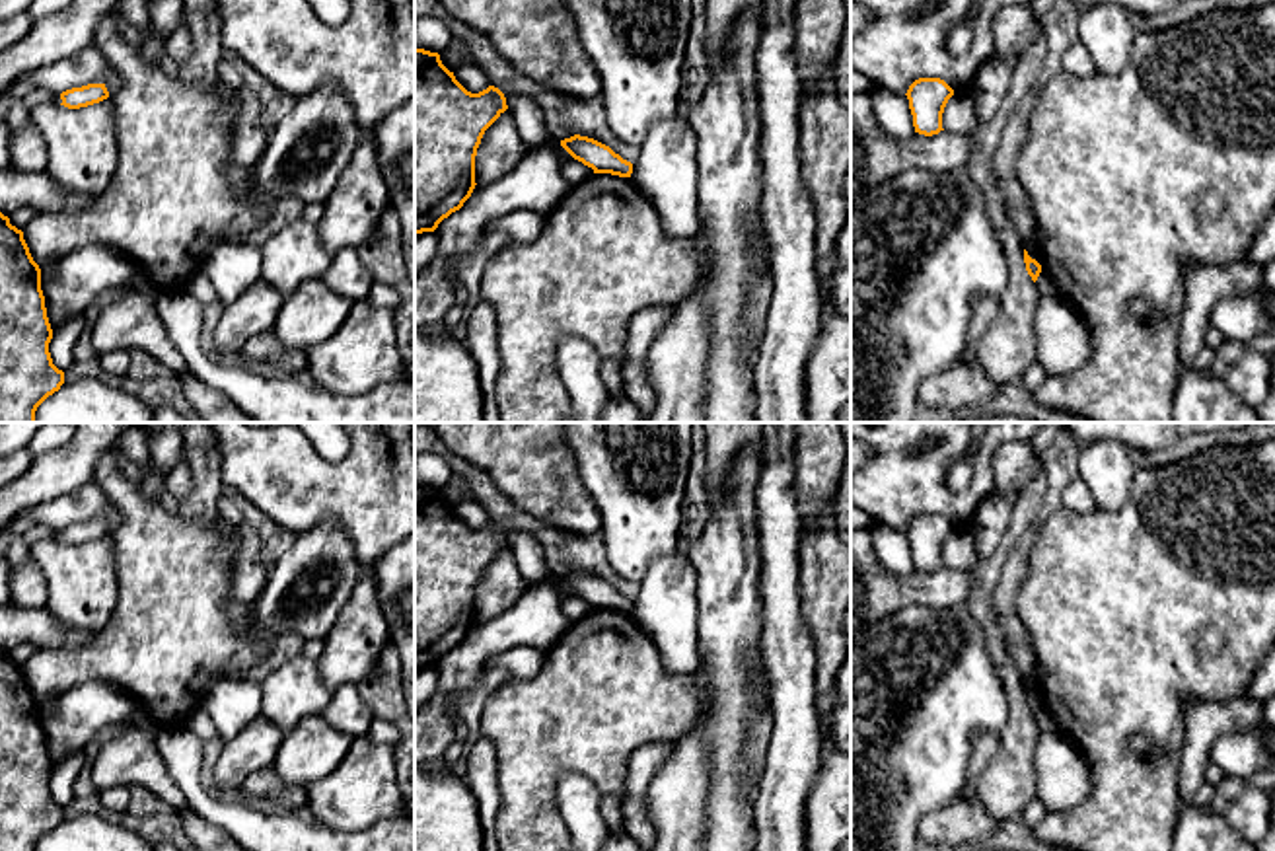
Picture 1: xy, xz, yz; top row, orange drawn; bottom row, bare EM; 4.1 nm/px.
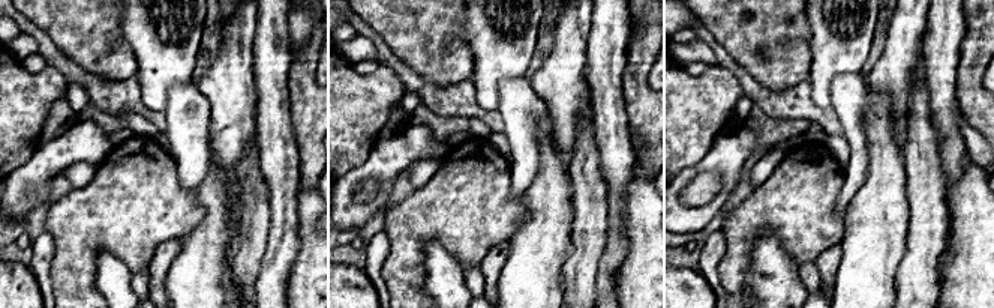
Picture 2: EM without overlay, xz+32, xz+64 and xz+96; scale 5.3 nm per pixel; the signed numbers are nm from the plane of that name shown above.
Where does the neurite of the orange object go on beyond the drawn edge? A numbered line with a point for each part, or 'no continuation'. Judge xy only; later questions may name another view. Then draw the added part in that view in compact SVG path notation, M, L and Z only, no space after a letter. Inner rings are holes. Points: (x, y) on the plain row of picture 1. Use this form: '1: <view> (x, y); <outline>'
no continuation

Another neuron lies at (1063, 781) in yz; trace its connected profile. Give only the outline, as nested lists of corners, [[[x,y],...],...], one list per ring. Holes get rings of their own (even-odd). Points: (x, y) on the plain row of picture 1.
[[[1039,732],[1034,765],[1038,771],[1038,798],[1047,812],[1063,812],[1078,806],[1092,791],[1088,765],[1075,746]]]

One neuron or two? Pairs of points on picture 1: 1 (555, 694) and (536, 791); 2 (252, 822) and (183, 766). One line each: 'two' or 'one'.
1: one
2: one

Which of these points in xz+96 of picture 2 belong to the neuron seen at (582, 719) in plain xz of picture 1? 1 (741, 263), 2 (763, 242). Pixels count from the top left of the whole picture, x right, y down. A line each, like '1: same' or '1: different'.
1: same
2: different

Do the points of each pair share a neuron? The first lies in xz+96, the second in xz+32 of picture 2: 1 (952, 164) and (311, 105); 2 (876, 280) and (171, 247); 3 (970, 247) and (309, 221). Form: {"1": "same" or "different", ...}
{"1": "different", "2": "different", "3": "same"}

